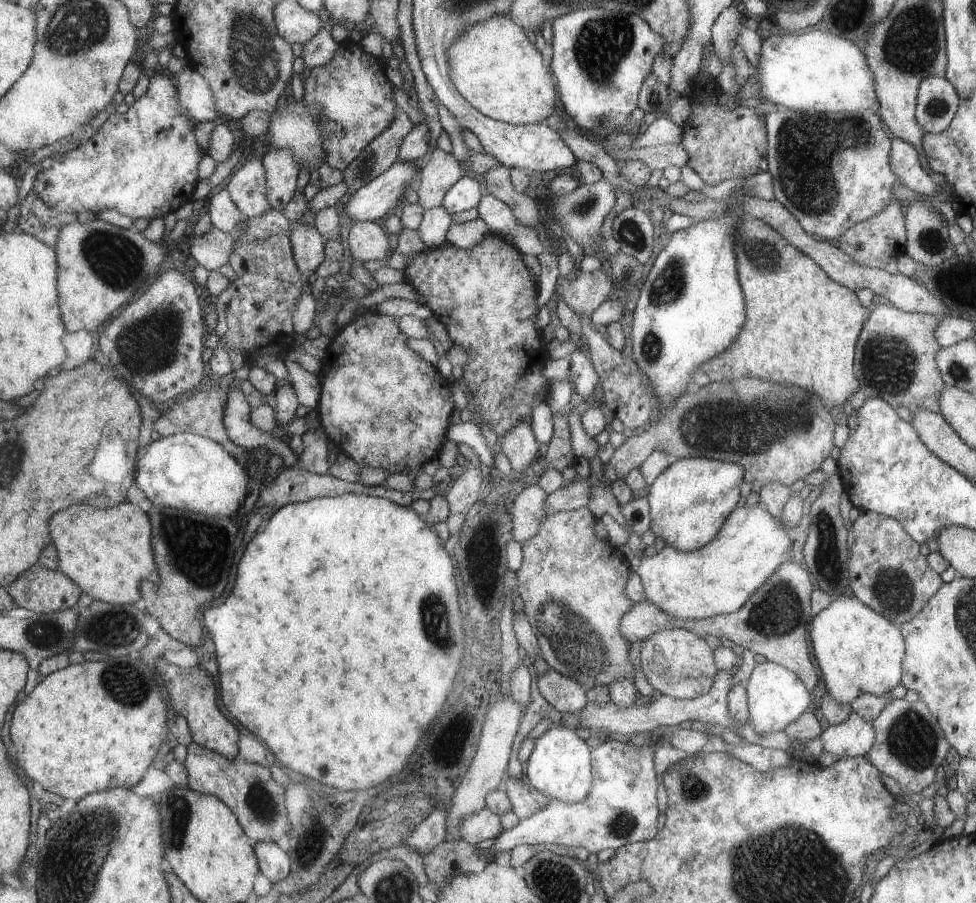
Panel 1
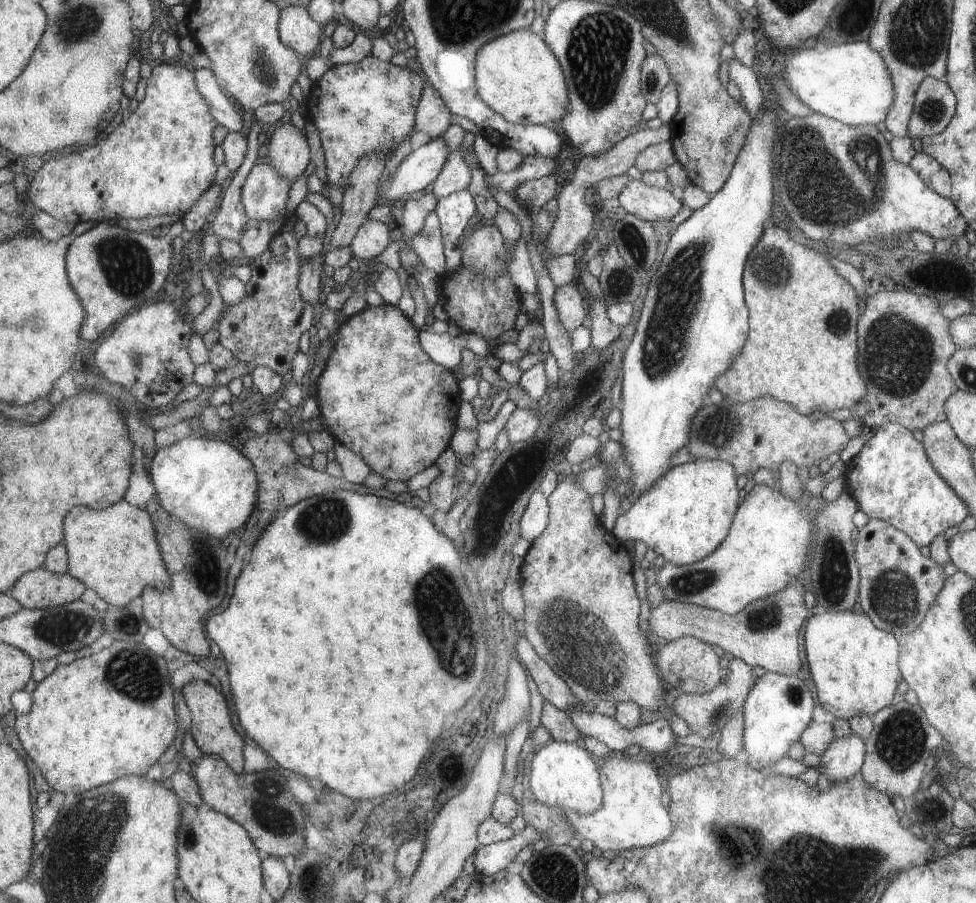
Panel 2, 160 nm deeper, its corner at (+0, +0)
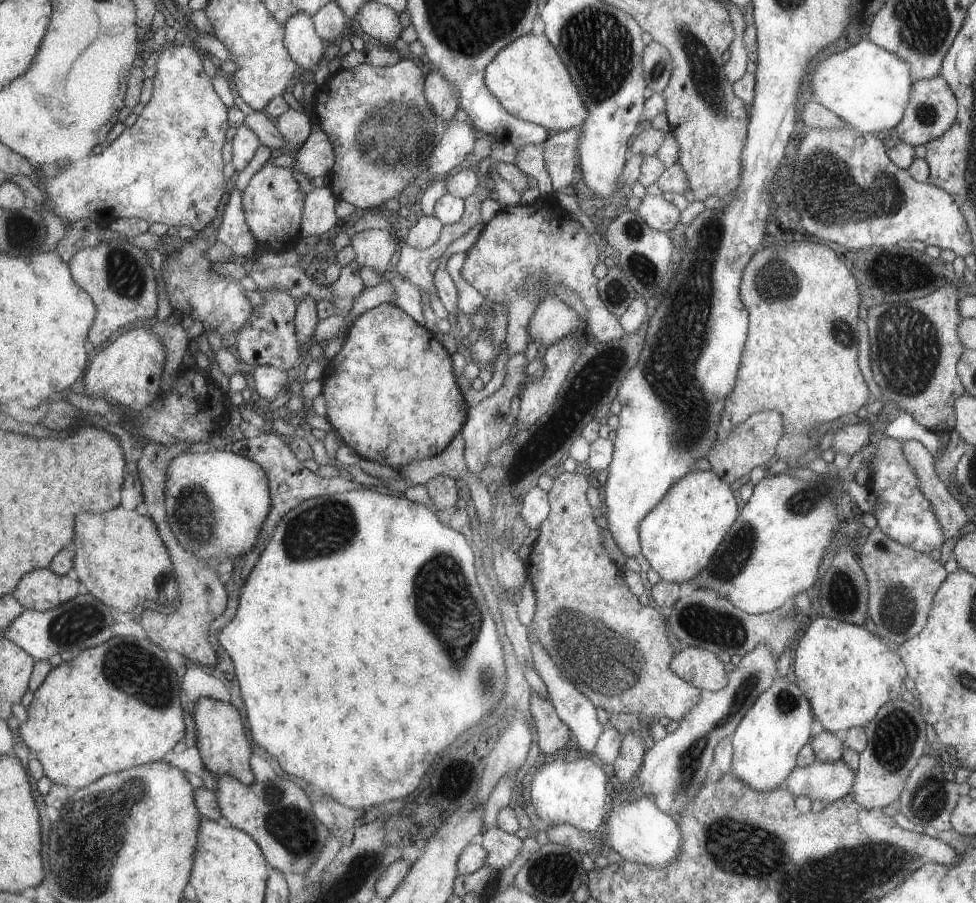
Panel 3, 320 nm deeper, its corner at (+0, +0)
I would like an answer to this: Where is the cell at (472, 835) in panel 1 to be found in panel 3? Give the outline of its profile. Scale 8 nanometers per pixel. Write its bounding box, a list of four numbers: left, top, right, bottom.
[477,826,521,876]

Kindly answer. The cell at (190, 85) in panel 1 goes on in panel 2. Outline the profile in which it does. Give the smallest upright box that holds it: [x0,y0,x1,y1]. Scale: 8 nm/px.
[196,67,243,132]

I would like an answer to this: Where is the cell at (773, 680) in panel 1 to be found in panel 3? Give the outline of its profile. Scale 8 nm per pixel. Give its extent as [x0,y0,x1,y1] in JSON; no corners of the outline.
[729,678,812,792]

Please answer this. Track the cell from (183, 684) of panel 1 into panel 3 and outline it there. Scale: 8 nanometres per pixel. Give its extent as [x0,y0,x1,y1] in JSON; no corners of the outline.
[194,697,255,785]

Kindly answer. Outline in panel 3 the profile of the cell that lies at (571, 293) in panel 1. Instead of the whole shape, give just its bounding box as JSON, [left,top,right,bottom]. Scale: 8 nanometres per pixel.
[526,293,583,348]

